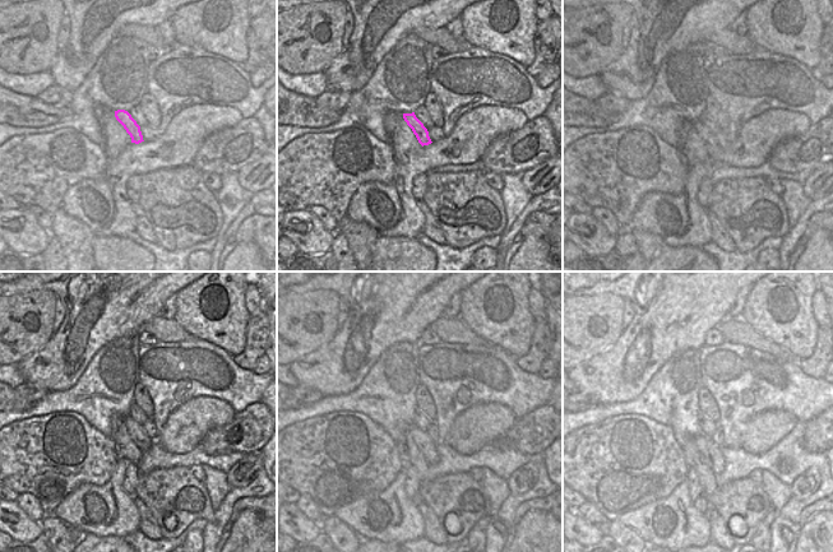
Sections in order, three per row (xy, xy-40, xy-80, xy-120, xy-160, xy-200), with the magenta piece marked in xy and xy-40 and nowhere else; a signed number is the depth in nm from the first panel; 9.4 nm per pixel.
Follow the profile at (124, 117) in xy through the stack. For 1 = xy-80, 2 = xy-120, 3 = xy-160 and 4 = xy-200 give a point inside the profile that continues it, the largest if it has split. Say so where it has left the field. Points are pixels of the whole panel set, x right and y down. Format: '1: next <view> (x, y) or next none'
1: next xy-80 (709, 139)
2: next xy-120 (140, 440)
3: next xy-160 (429, 455)
4: next xy-200 (715, 458)

